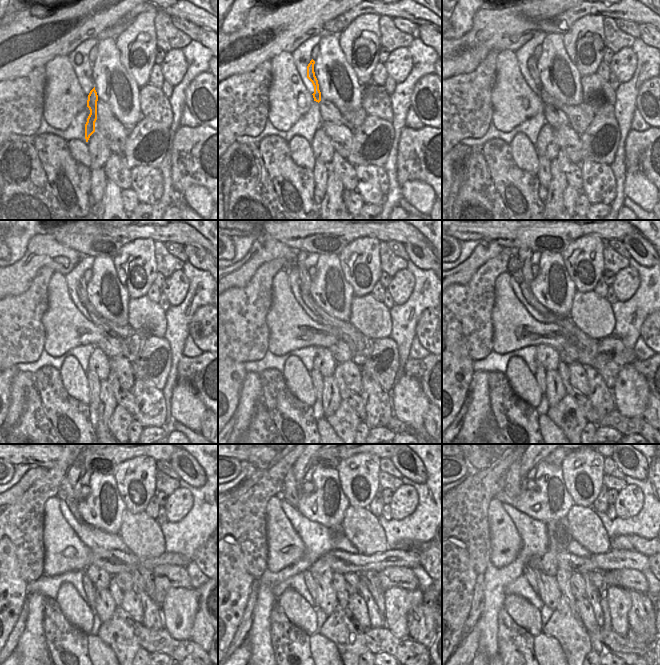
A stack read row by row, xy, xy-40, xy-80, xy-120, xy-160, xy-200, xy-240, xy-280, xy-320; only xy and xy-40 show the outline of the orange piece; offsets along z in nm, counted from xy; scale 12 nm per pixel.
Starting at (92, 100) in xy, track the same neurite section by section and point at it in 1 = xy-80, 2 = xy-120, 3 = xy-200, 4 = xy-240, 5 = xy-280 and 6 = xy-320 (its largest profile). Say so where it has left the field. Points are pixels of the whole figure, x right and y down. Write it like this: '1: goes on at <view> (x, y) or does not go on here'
1: goes on at xy-80 (532, 61)
2: goes on at xy-120 (82, 283)
3: goes on at xy-200 (523, 254)
4: goes on at xy-240 (76, 470)
5: goes on at xy-280 (302, 465)
6: goes on at xy-320 (526, 464)

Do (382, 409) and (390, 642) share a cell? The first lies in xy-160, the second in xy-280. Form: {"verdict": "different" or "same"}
{"verdict": "different"}

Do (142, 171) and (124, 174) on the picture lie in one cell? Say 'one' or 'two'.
two

